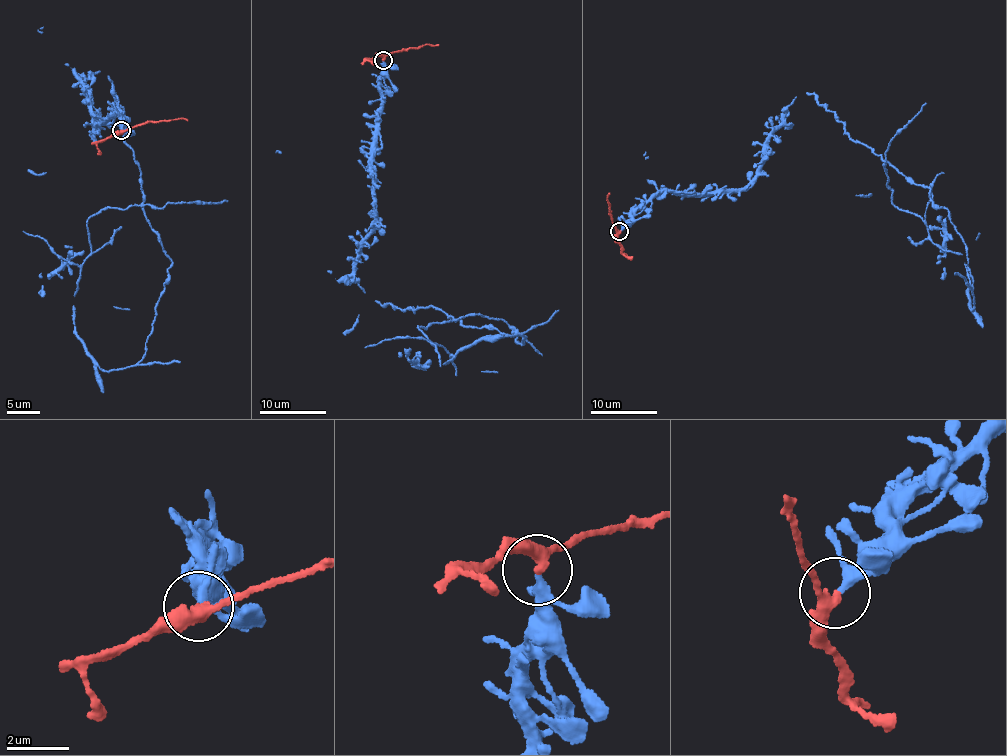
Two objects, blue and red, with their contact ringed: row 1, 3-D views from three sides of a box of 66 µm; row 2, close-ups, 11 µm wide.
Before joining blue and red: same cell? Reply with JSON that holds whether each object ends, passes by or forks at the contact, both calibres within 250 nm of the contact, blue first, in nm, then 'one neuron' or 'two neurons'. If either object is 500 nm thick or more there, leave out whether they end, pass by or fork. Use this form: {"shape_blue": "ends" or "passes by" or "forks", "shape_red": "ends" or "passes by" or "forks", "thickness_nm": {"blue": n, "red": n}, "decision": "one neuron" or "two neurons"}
{"shape_blue": "forks", "shape_red": "passes by", "thickness_nm": {"blue": 200, "red": 320}, "decision": "two neurons"}

